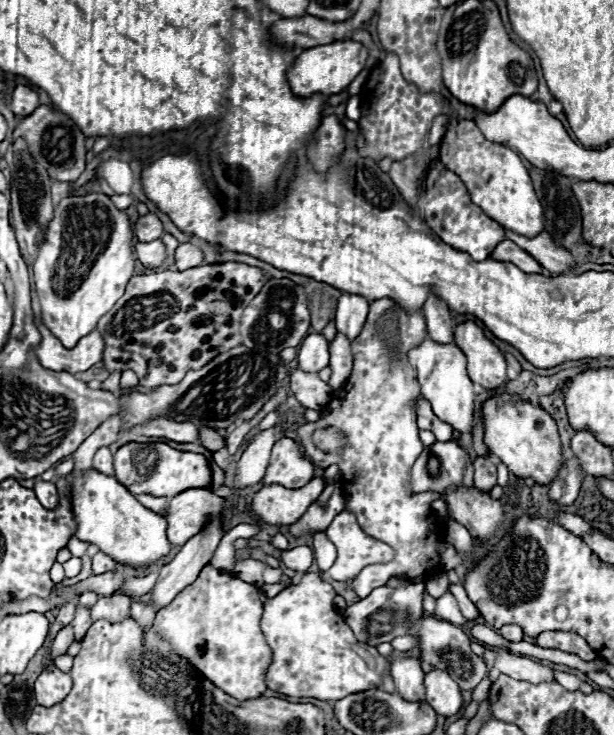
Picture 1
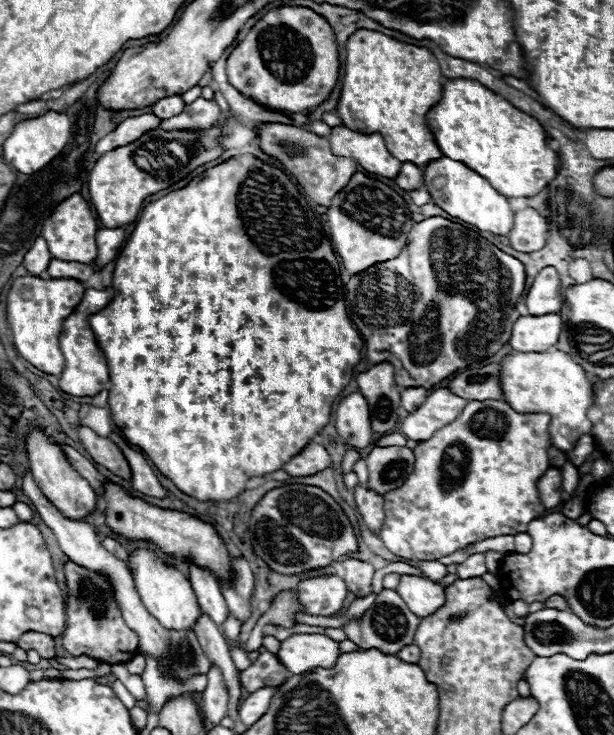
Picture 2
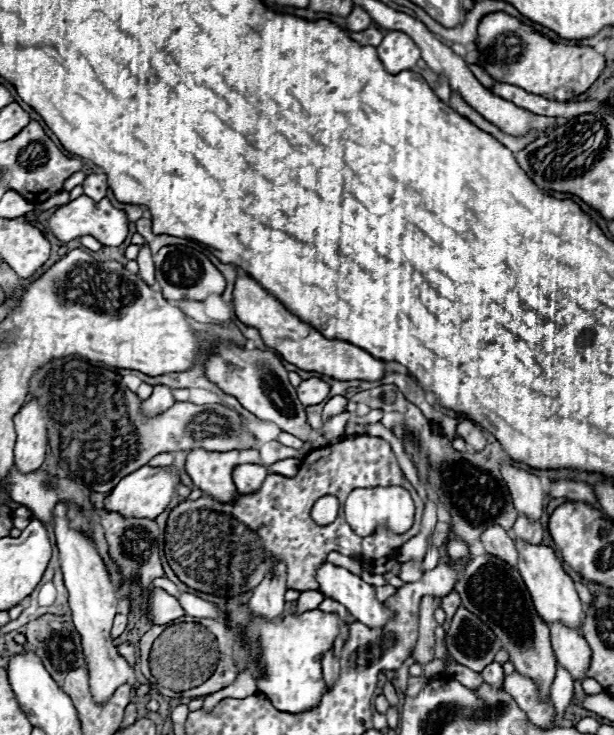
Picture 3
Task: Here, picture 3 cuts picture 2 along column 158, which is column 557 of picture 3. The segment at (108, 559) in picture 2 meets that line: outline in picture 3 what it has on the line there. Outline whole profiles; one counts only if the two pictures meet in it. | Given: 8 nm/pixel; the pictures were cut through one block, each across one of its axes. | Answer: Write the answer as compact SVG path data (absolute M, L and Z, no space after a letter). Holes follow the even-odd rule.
M550 624L552 648L556 660L562 668L566 668L574 680L586 680L586 668L590 666L590 648L586 640L574 630L564 624Z

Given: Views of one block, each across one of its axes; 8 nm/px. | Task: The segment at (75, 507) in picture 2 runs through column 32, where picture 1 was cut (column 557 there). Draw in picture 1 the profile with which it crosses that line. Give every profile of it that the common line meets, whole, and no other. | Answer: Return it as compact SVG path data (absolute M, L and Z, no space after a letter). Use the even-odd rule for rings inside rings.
M504 392L504 394L498 394L490 400L486 400L482 406L482 414L484 414L484 442L486 442L486 446L490 448L490 452L494 456L498 456L508 466L508 470L514 476L518 476L520 480L532 478L540 486L548 486L558 478L558 472L564 468L566 458L562 454L562 444L560 444L556 422L550 414L546 414L542 408L532 406L530 402L522 402L516 394L510 394L510 392Z

